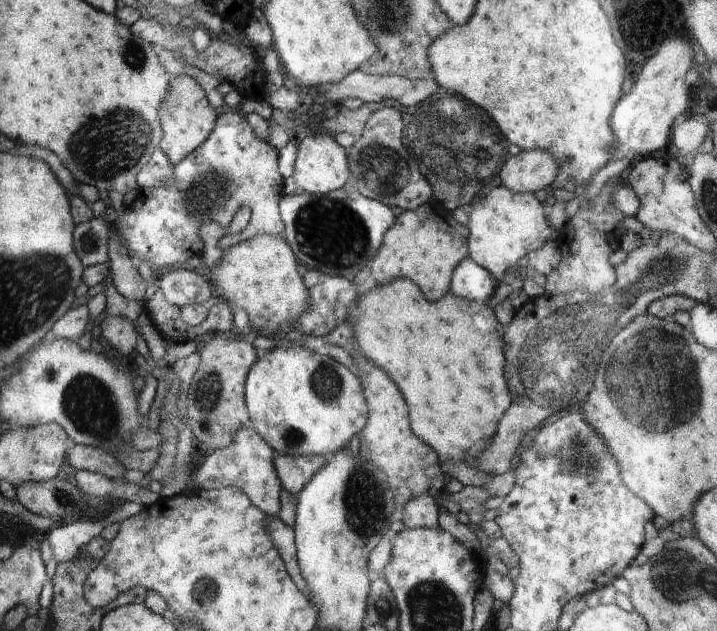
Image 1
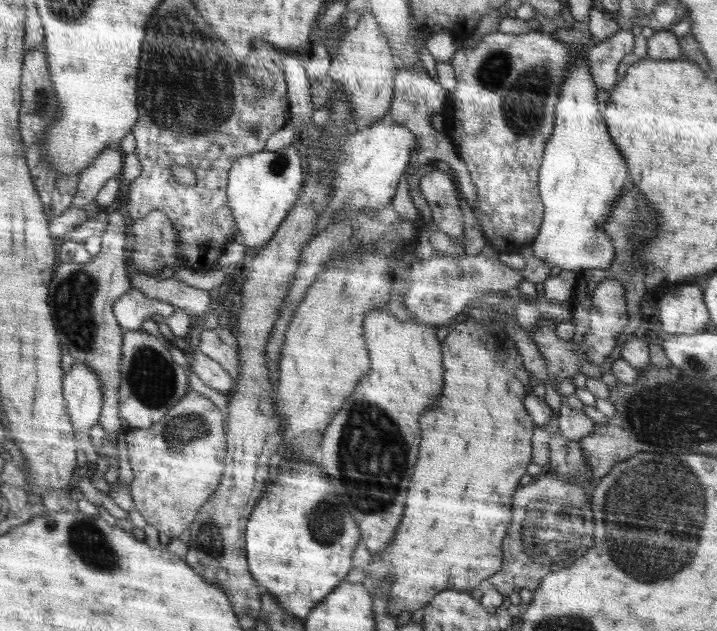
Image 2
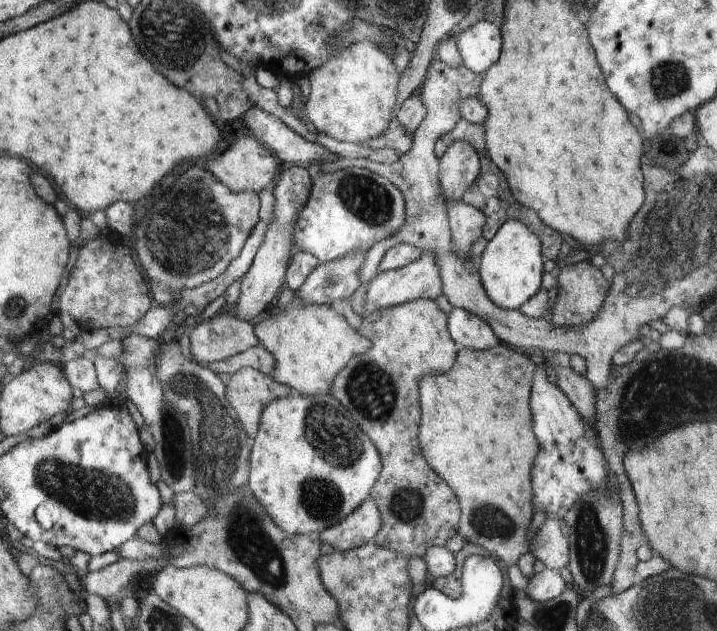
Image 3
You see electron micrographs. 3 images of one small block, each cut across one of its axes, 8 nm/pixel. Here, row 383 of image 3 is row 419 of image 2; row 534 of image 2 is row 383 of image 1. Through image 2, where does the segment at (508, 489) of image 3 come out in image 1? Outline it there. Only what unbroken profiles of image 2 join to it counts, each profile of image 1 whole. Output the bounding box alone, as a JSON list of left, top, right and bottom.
[347,278,512,462]

